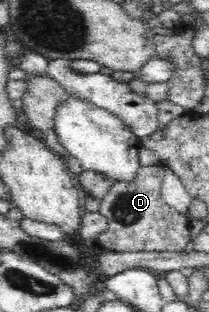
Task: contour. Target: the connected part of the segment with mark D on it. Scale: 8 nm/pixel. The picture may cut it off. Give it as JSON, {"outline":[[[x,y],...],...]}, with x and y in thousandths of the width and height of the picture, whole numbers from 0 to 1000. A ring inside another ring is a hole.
{"outline":[[[766,522],[675,535],[632,583],[555,583],[526,599],[474,673],[517,708],[517,734],[459,766],[488,795],[550,808],[876,808],[890,798],[914,708],[775,641],[785,554]]]}

